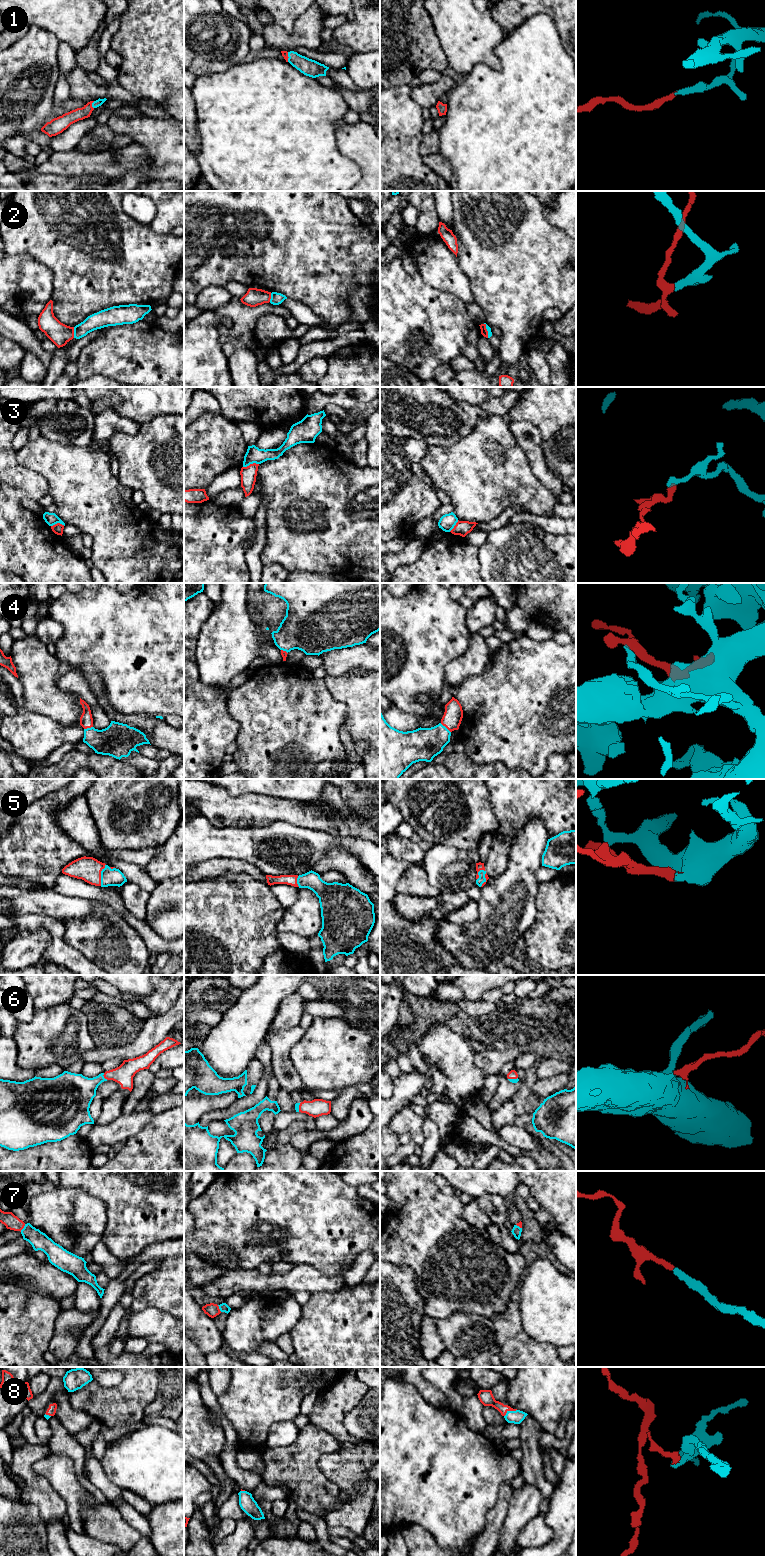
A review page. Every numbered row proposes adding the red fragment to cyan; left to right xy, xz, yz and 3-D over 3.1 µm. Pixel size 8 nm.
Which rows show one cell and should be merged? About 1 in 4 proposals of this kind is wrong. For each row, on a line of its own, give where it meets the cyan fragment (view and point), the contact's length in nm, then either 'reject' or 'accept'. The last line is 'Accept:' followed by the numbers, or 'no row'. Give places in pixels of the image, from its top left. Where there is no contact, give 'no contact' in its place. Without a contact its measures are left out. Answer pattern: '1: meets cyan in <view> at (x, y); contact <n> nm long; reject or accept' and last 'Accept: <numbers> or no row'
1: meets cyan in xy at (92, 105); contact 60 nm long; accept
2: meets cyan in xy at (74, 332); contact 90 nm long; reject
3: meets cyan in xz at (250, 463); contact 130 nm long; reject
4: meets cyan in yz at (445, 727); contact 120 nm long; accept
5: meets cyan in xy at (101, 875); contact 180 nm long; accept
6: meets cyan in xy at (103, 1077); contact 70 nm long; accept
7: meets cyan in xy at (23, 1228); contact 80 nm long; accept
8: meets cyan in yz at (509, 1411); contact 120 nm long; accept
Accept: 1, 4, 5, 6, 7, 8

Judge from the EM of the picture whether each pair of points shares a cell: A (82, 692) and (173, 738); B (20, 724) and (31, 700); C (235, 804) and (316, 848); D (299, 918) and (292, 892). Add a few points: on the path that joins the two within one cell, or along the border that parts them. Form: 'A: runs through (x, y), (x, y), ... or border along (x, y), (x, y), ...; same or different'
A: border along (96, 700), (110, 719); different
B: border along (24, 708), (49, 717); different
C: border along (293, 824), (273, 821), (262, 825), (247, 826); different
D: border along (300, 888), (297, 898), (286, 909); different

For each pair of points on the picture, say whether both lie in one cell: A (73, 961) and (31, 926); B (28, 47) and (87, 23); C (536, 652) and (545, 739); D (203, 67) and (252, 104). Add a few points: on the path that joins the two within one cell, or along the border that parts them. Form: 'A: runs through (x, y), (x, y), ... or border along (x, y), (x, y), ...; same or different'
A: runs through (60, 948), (57, 945), (57, 935), (44, 923); same
B: border along (35, 25), (51, 32), (59, 41); different
C: runs through (536, 674), (537, 717); same
D: border along (234, 66), (225, 71), (203, 74), (198, 77); different

